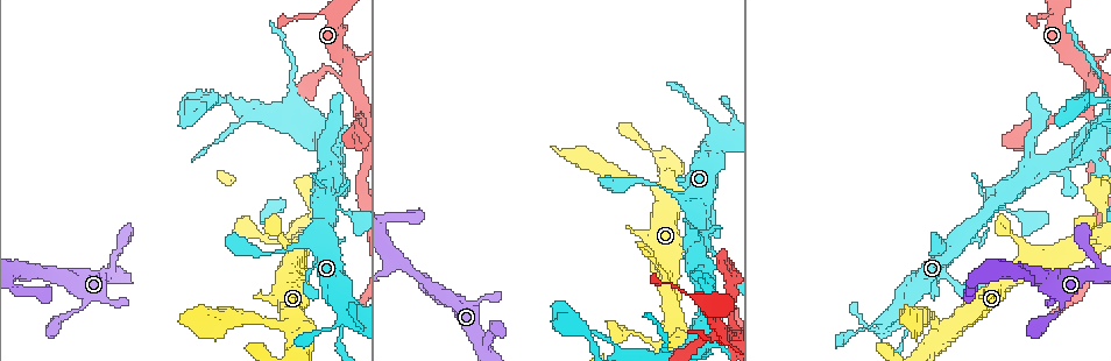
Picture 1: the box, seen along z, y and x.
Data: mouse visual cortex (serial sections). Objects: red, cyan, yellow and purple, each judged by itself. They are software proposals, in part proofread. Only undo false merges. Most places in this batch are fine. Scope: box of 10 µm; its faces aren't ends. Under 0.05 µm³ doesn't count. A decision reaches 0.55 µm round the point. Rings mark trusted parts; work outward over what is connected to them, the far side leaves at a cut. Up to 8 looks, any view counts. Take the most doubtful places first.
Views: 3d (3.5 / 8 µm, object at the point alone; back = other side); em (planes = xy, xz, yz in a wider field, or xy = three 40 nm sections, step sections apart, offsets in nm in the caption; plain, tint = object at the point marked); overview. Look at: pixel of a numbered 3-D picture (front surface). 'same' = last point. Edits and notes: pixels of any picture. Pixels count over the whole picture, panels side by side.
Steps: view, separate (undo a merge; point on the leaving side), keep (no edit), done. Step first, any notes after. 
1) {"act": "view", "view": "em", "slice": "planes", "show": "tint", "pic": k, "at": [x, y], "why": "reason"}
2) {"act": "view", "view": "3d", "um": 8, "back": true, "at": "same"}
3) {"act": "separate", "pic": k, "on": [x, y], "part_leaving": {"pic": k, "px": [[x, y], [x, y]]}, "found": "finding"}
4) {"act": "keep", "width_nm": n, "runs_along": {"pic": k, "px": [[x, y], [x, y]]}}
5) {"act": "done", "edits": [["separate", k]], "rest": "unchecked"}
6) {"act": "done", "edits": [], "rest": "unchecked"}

{"act": "view", "view": "3d", "um": 3.5, "pic": 1, "at": [1093, 147], "why": "thick turns thin"}

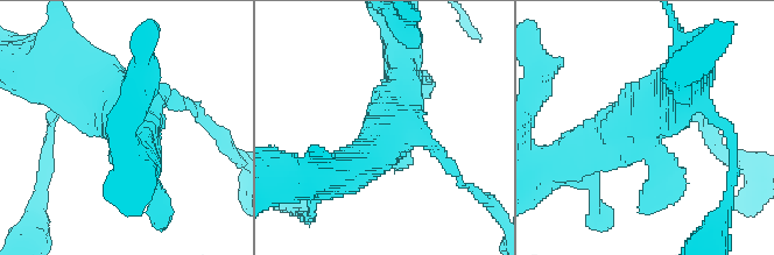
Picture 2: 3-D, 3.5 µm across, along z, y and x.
{"act": "view", "view": "em", "slice": "xy", "step": 1, "show": "tint", "pic": 2, "at": [645, 134], "arms": 4, "arm_widths_nm": [150, 200, 500, 600]}

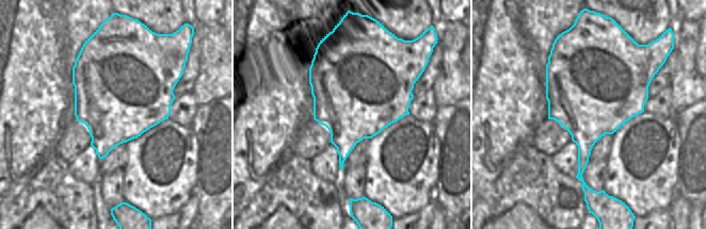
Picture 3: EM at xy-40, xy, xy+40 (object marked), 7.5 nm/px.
{"act": "keep", "runs_along": {"pic": 2, "px": [[577, 157], [634, 118], [691, 89]]}, "found": "one cell here"}

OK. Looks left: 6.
{"act": "view", "view": "3d", "um": 3.5, "pic": 1, "at": [709, 334], "why": "three-way junction"}

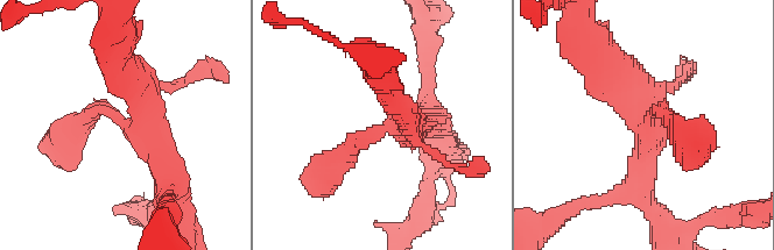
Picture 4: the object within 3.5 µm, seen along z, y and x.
{"act": "view", "view": "em", "slice": "xy", "step": 1, "show": "tint", "pic": 4, "at": [113, 116], "arms": 3, "arm_widths_nm": [350, 350, 400]}

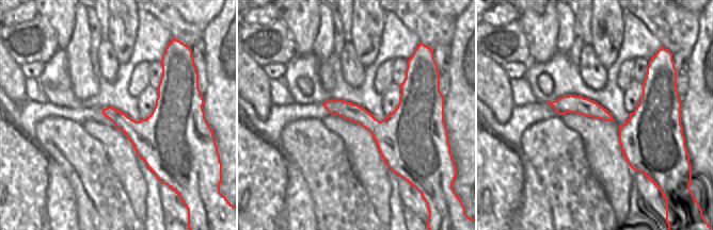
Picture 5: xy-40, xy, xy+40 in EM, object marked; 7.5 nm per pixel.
{"act": "keep", "runs_along": {"pic": 4, "px": [[403, 107], [321, 176]]}, "found": "all the same cell"}

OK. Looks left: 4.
{"act": "view", "view": "3d", "um": 3.5, "pic": 1, "at": [650, 261], "why": "narrows sharply"}

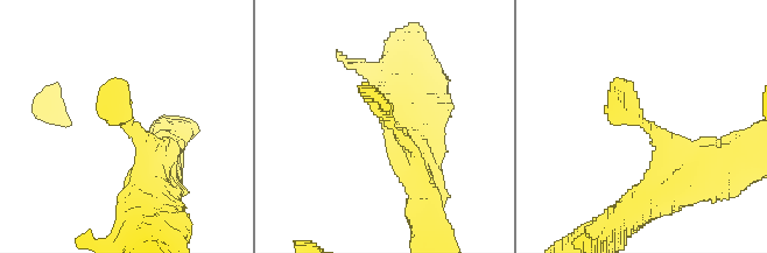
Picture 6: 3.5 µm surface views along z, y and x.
{"act": "view", "view": "em", "slice": "planes", "show": "tint", "pic": 6, "at": [126, 123]}

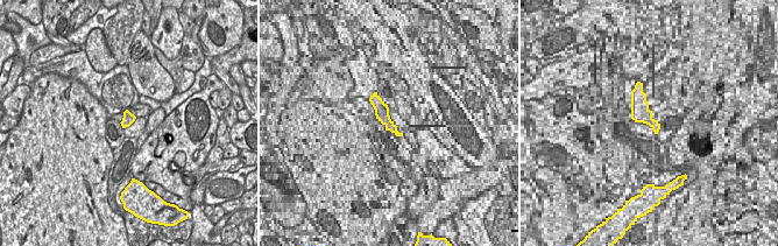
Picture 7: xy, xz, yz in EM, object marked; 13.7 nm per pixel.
{"act": "keep", "runs_along": {"pic": 6, "px": [[665, 192], [662, 146], [614, 78]]}, "found": "all the same cell"}

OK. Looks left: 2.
{"act": "done", "edits": [], "rest": "unchecked"}

